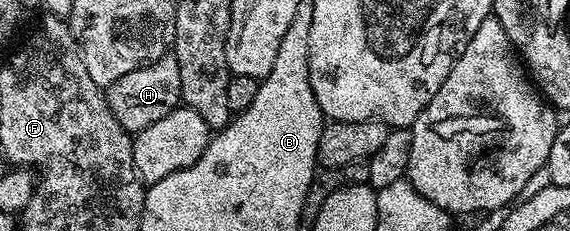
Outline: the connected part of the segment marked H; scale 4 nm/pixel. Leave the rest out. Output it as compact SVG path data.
M168 51L161 59L137 67L137 71L129 71L129 75L121 75L117 83L106 86L105 92L117 123L134 135L149 127L149 123L157 123L157 119L169 115L169 111L180 108L181 67L177 67L174 52Z

